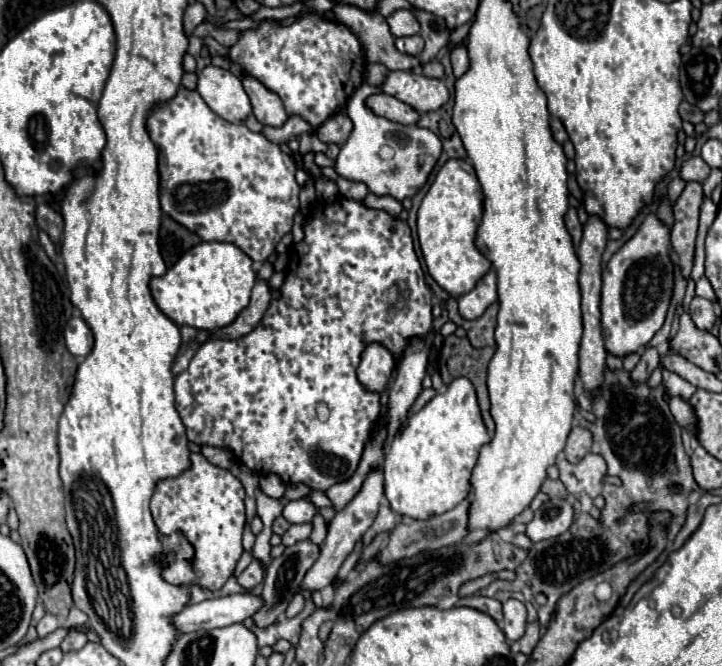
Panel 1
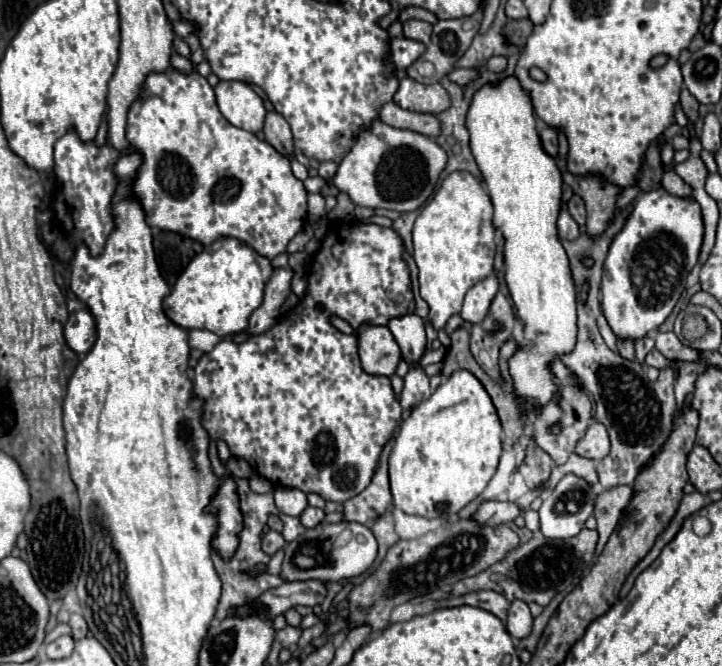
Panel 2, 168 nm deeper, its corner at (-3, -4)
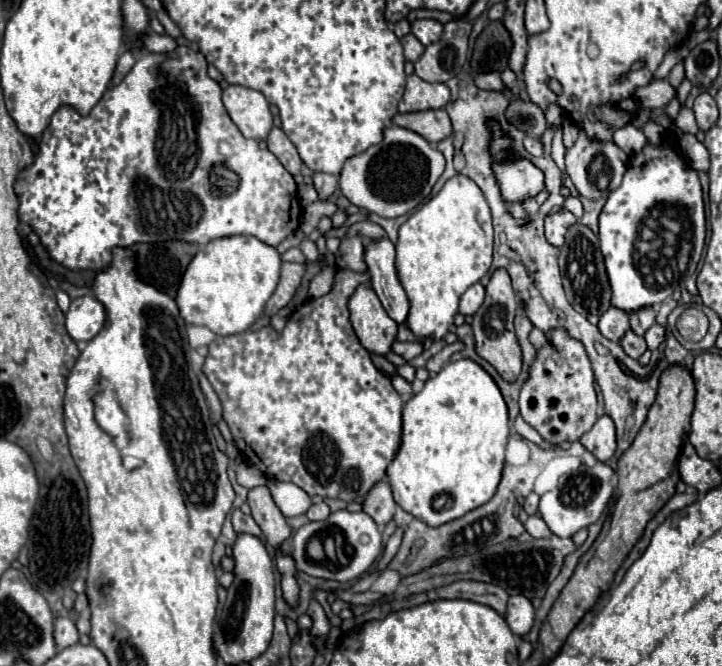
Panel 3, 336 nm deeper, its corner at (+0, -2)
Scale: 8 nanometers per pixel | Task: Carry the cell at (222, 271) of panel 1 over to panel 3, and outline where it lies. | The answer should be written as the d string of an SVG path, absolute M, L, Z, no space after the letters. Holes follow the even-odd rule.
M233 235L207 243L187 265L177 289L177 305L185 323L209 327L215 335L245 331L261 313L277 287L281 255L255 237Z

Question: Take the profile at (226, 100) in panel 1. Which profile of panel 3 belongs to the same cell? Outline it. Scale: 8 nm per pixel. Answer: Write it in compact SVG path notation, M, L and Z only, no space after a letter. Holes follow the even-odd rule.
M229 85L227 89L223 89L223 105L239 131L249 139L261 141L273 127L269 103L255 89L243 85Z

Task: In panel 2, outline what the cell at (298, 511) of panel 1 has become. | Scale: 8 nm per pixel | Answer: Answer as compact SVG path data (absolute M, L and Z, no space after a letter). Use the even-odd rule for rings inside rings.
M308 507L302 515L300 515L300 521L304 527L316 527L318 523L324 521L324 509L318 509L318 507Z

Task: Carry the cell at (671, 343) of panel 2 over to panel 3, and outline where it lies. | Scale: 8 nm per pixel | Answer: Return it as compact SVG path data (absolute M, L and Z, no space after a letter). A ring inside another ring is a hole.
M653 325L647 333L645 333L645 341L647 341L647 347L651 349L651 351L655 351L661 343L663 343L663 339L665 339L665 327L663 325Z

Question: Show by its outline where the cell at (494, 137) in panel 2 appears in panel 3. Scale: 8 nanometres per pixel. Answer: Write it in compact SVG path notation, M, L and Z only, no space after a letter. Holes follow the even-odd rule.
M487 121L491 125L491 167L507 203L523 203L545 191L545 173L529 159L515 155L513 137L507 135L499 121Z

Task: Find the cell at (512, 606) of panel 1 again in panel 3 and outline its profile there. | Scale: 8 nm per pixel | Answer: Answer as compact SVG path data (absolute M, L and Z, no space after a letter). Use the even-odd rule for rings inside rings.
M515 595L509 597L507 603L507 613L505 613L505 621L509 625L509 629L515 635L527 635L531 625L533 625L533 617L535 617L535 609L531 605L529 599L525 599L523 595Z

